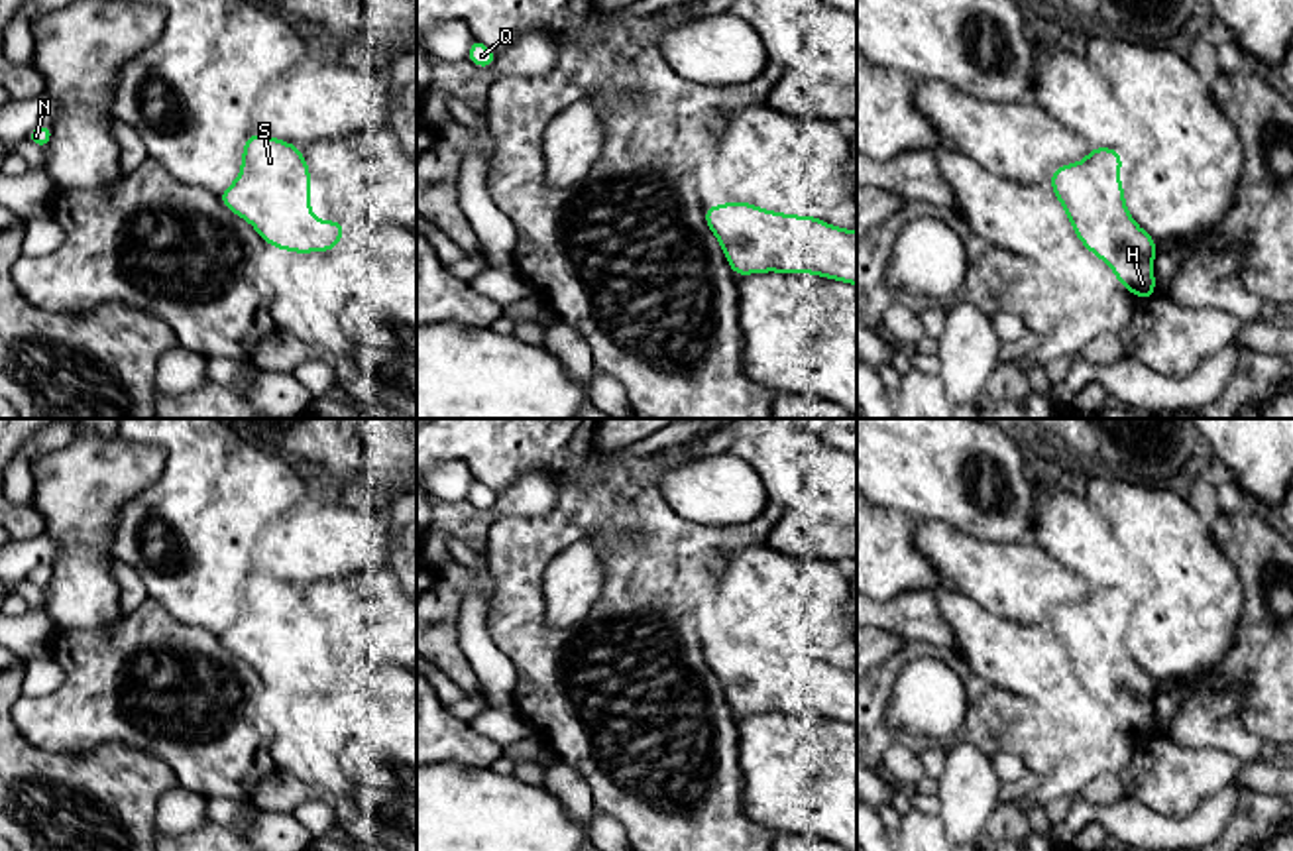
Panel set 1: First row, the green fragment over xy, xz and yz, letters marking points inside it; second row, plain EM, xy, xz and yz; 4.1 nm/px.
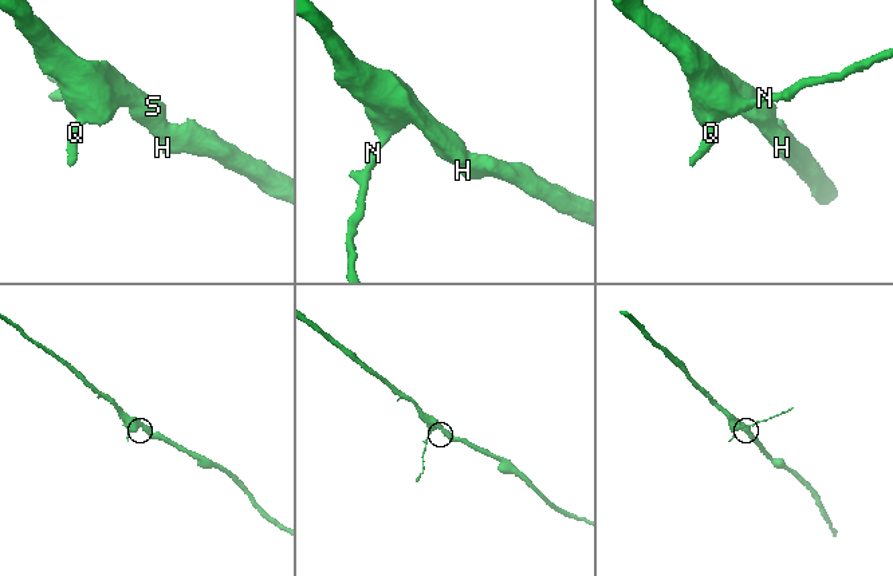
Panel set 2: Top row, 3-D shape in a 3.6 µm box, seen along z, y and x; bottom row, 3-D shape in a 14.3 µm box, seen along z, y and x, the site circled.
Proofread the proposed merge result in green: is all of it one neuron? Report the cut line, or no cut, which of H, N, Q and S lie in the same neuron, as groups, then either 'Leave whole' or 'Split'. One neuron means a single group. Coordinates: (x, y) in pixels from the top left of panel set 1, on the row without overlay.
No split. Groups: H N Q S. Leave whole

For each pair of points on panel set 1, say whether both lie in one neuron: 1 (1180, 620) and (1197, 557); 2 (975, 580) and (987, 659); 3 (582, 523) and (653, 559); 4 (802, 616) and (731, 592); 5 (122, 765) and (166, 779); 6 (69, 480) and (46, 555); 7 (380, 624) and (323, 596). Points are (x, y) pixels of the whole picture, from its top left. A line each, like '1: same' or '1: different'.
1: same
2: different
3: same
4: same
5: same
6: different
7: same

